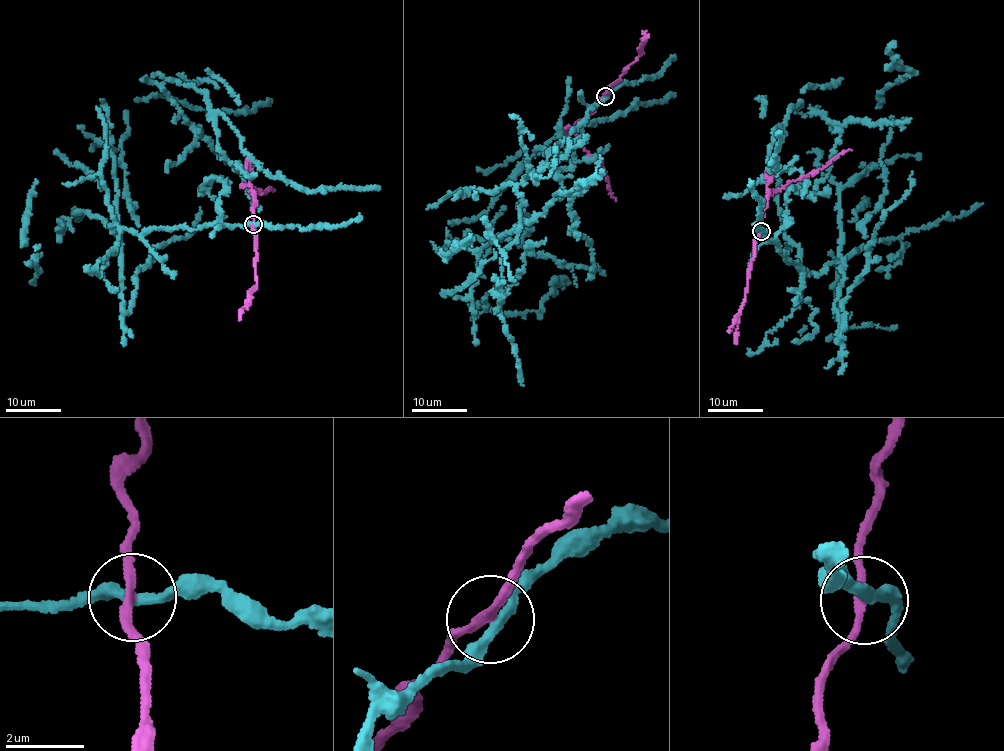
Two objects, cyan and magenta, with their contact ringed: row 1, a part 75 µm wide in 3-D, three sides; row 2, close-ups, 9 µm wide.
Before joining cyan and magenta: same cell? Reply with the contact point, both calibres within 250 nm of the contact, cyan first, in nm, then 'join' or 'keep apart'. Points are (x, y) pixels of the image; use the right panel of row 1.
at (761, 231); 260 nm thick on the cyan side, 190 nm on the other; keep apart

